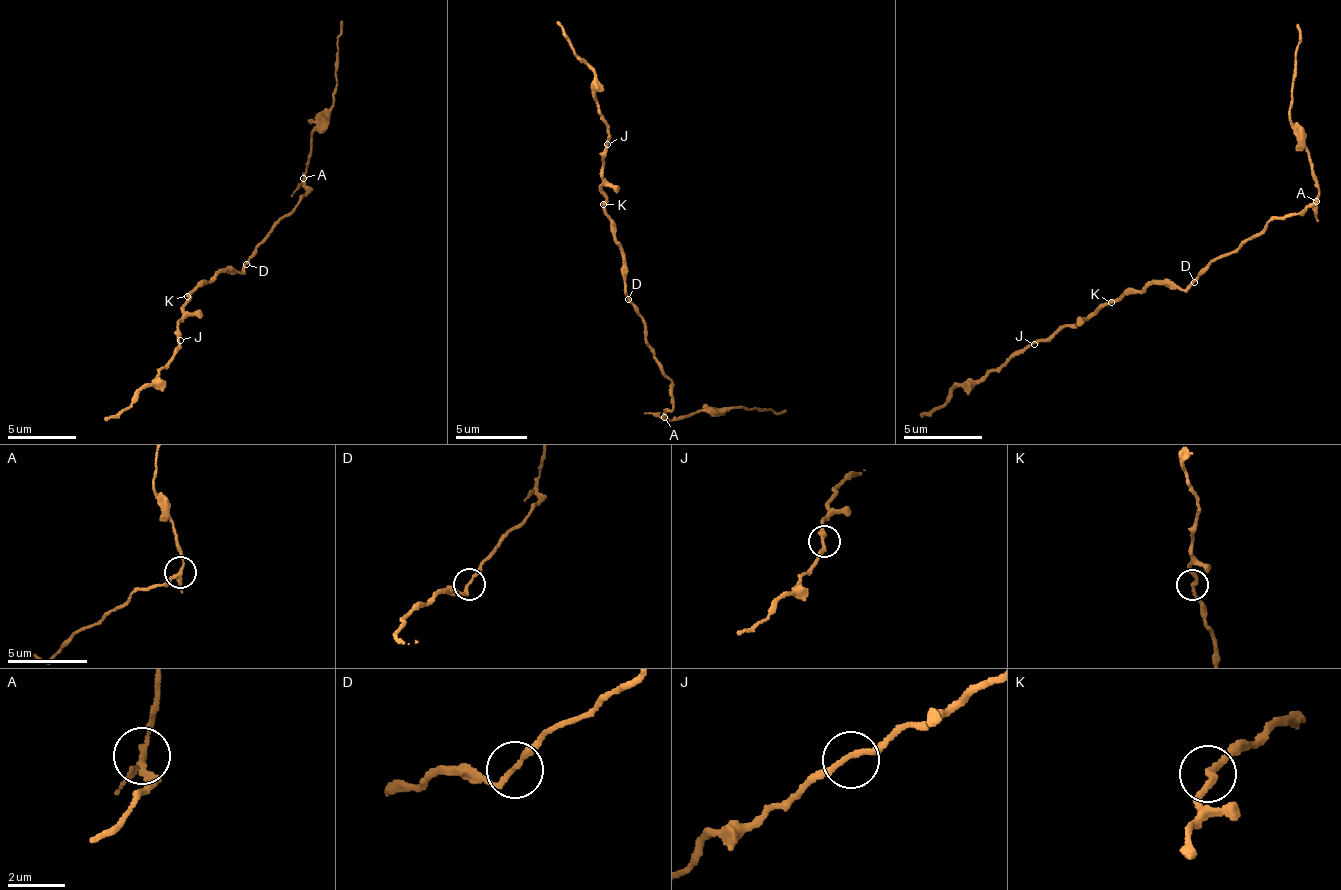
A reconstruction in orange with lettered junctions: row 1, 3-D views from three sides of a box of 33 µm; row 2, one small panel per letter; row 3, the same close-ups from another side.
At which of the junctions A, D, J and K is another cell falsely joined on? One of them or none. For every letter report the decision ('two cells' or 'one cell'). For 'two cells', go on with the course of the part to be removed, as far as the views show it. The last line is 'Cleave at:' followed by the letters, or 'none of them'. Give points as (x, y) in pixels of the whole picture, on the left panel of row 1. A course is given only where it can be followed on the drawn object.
A: two cells; course (304, 179), (311, 128), (334, 102), (343, 20)
D: one cell
J: one cell
K: one cell
Cleave at: A

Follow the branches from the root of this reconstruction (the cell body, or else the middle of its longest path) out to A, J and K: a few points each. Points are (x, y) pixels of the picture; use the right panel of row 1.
A: (1191, 281), (1202, 275), (1219, 256), (1236, 253), (1248, 239), (1259, 236), (1274, 218), (1288, 219), (1315, 202)
J: (1191, 281), (1184, 289), (1145, 282), (1141, 289), (1127, 288), (1034, 344)
K: (1191, 281), (1184, 289), (1171, 288), (1169, 284), (1145, 282), (1141, 289), (1127, 288), (1111, 302)

